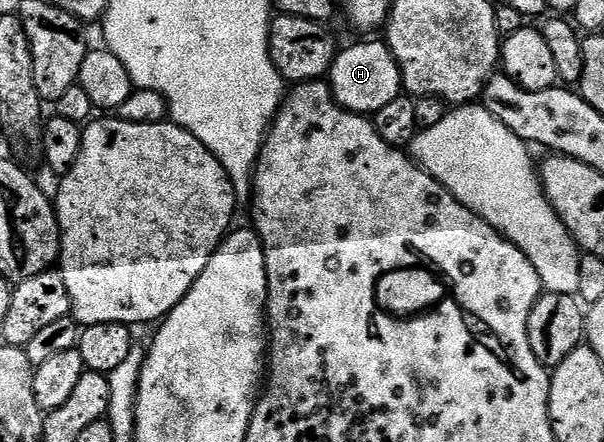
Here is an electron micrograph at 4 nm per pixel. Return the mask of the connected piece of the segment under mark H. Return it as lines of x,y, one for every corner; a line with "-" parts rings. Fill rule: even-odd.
384,40
361,41
358,45
349,45
340,50
333,66
327,74
327,84
333,91
333,97
341,107
348,113
359,113
362,115
372,115
378,113
386,103
391,103
391,99
402,96
403,86
401,84
401,68
395,59
395,55
390,51
388,44

